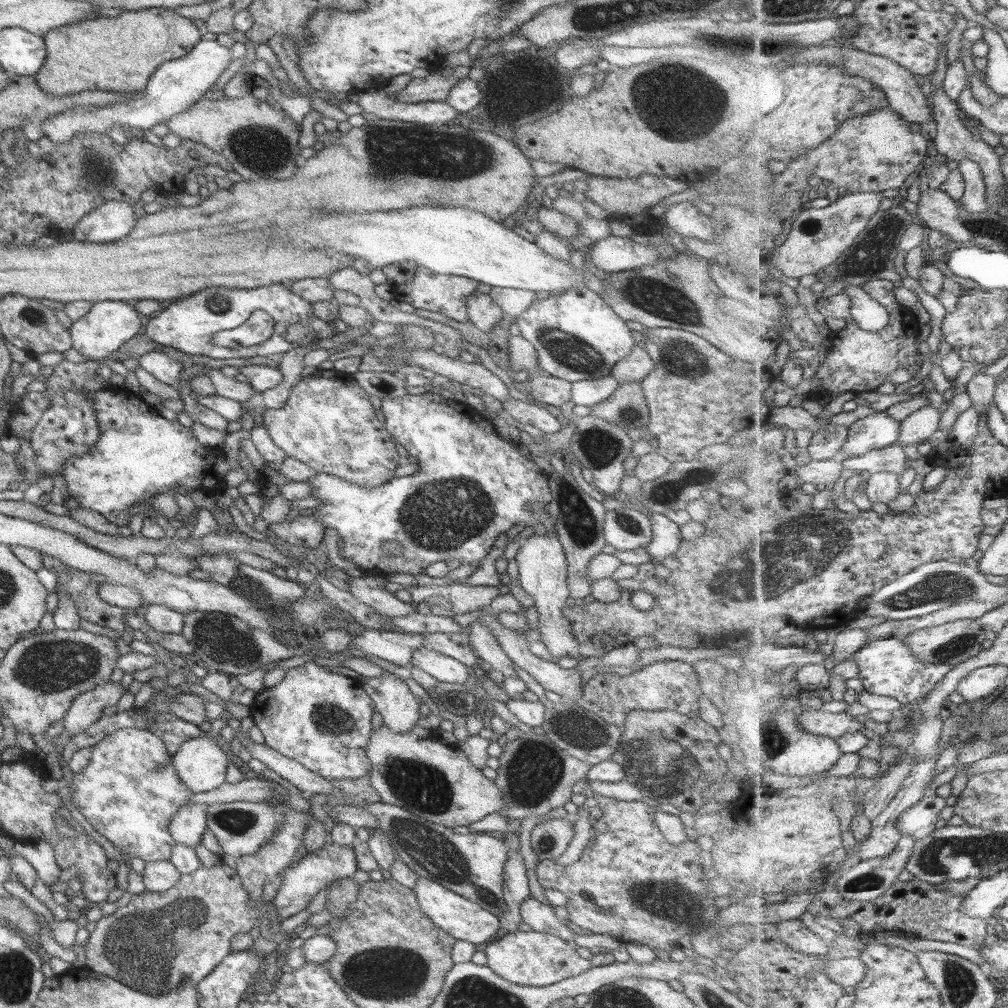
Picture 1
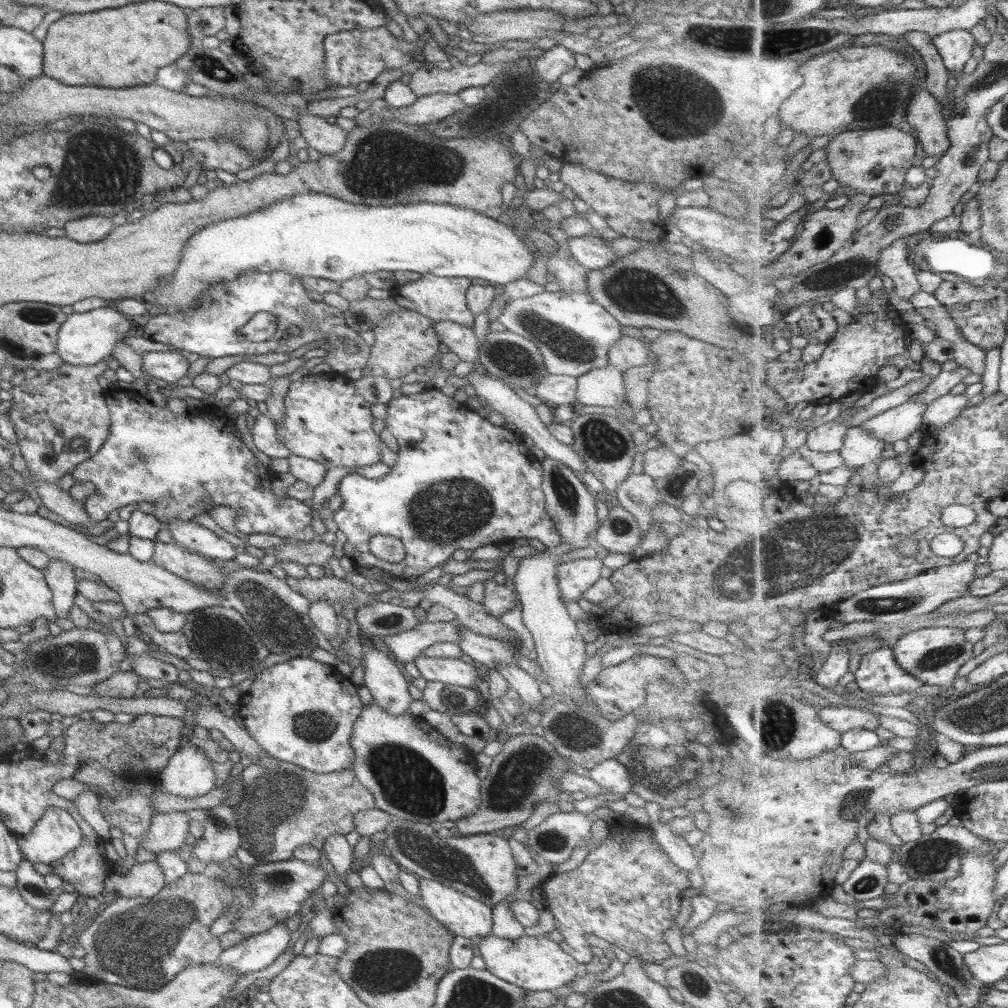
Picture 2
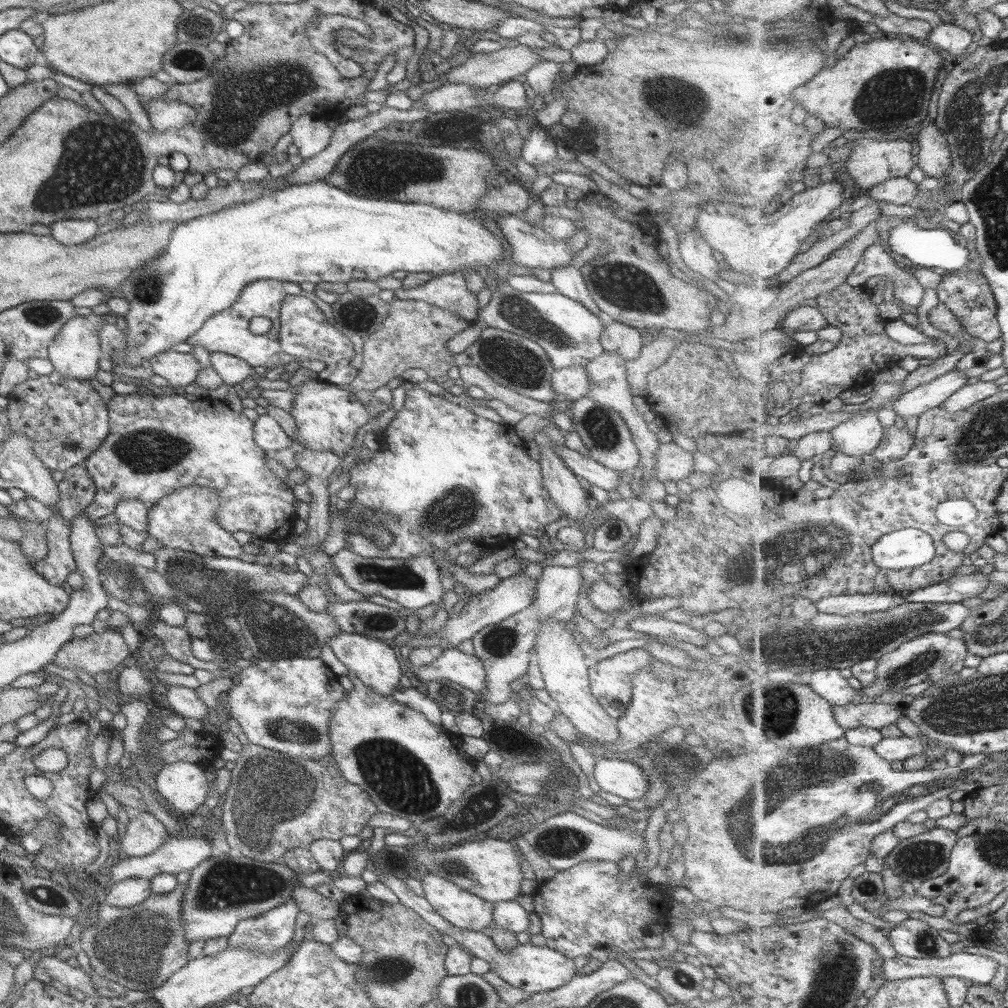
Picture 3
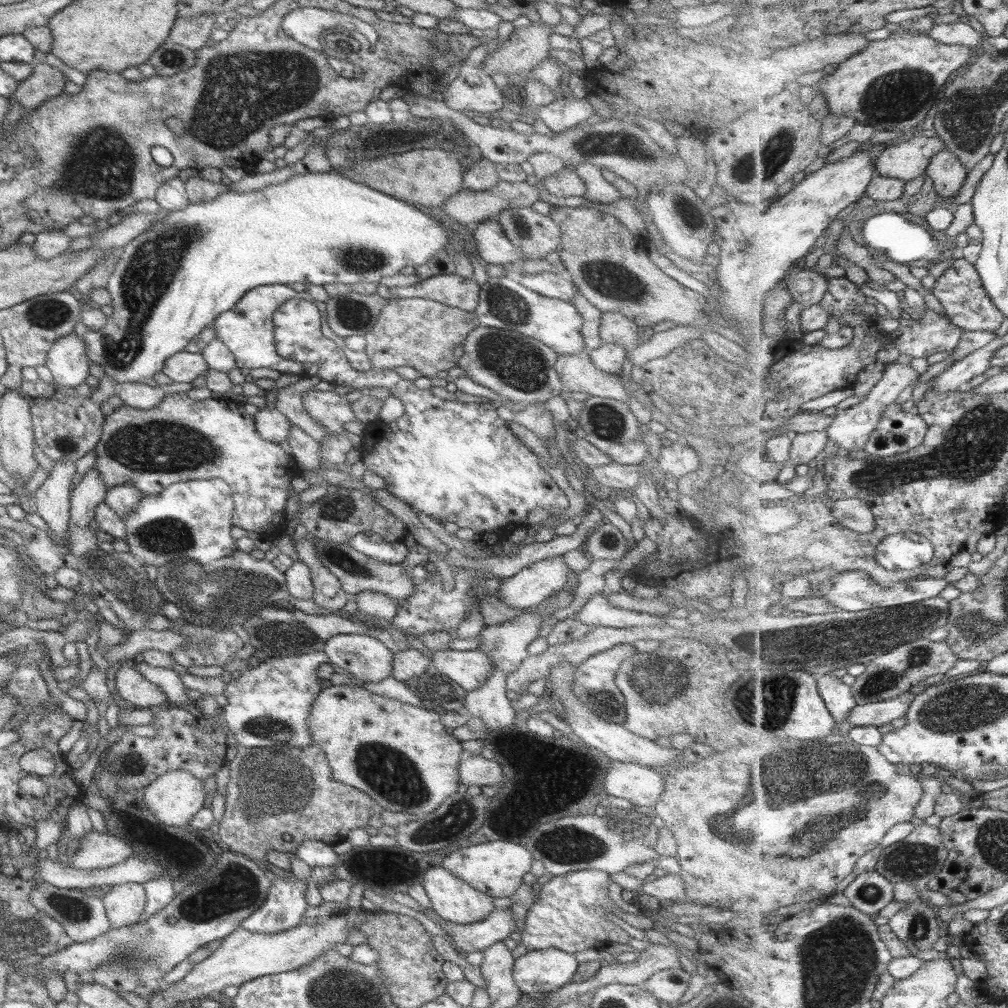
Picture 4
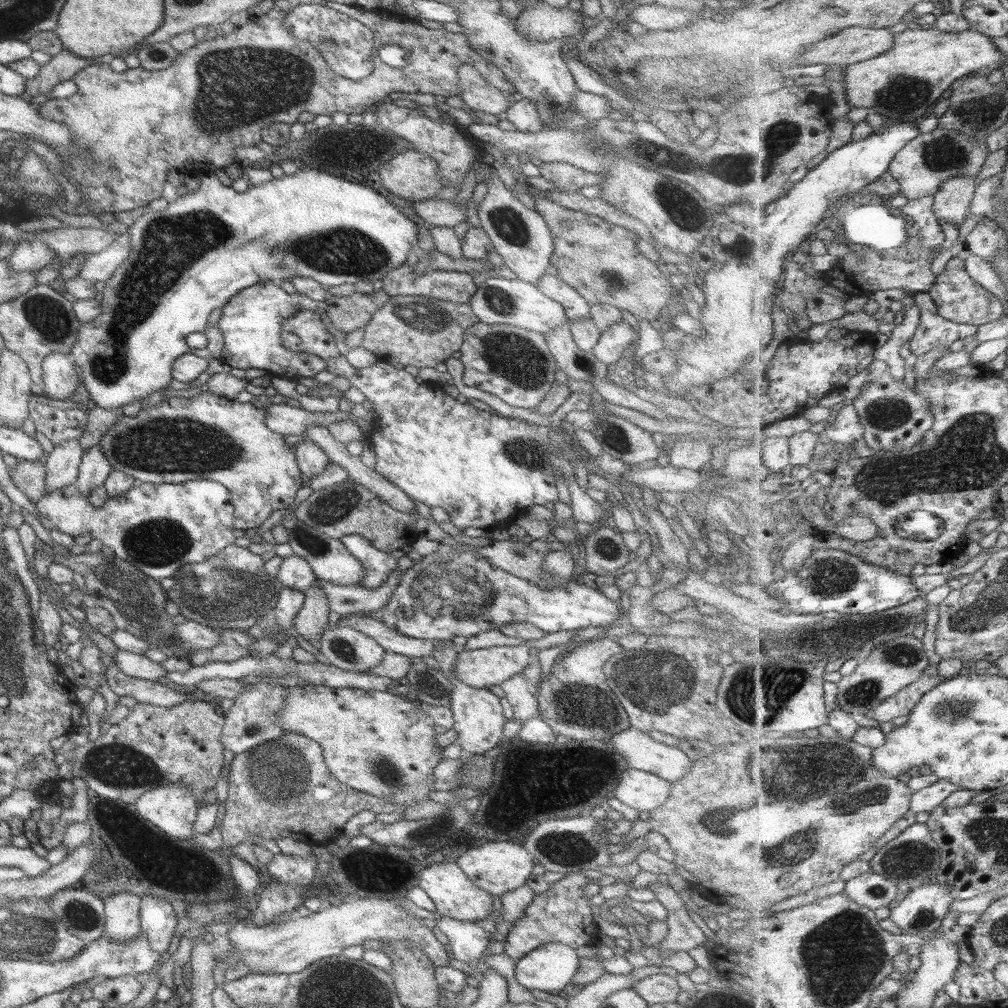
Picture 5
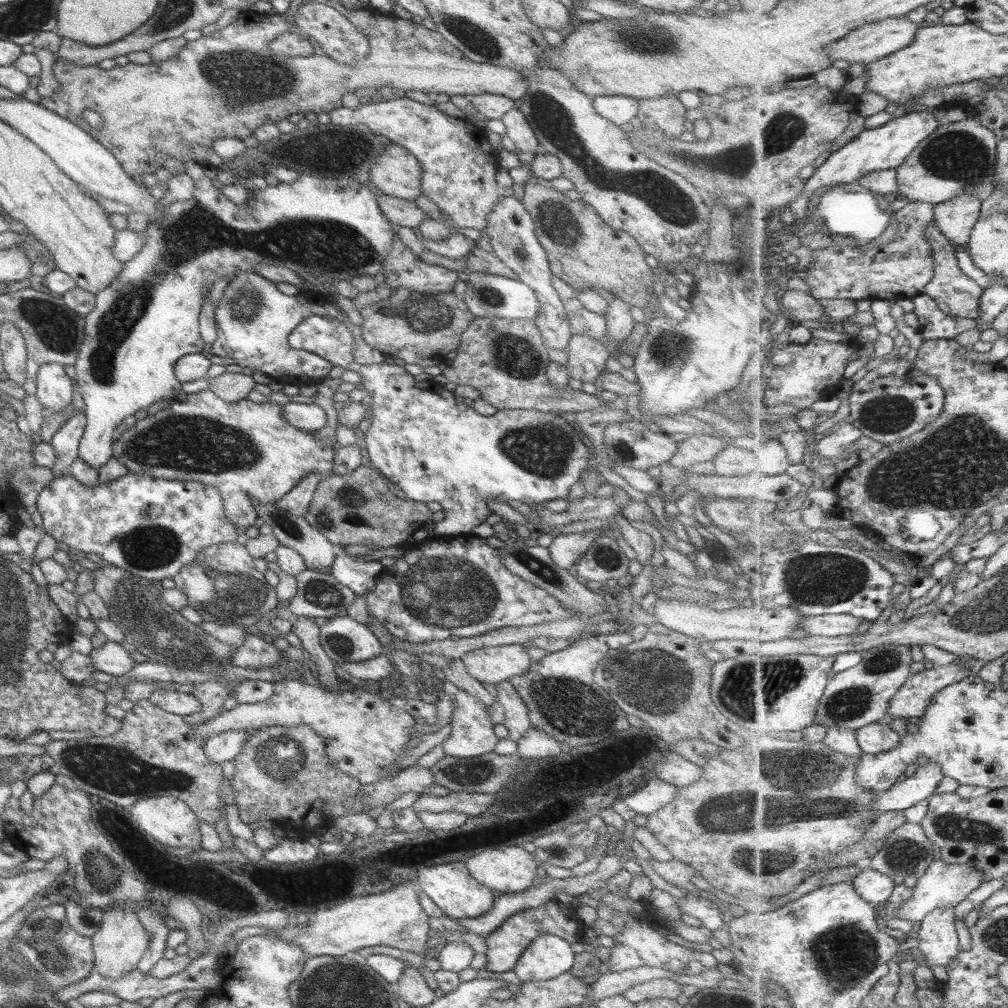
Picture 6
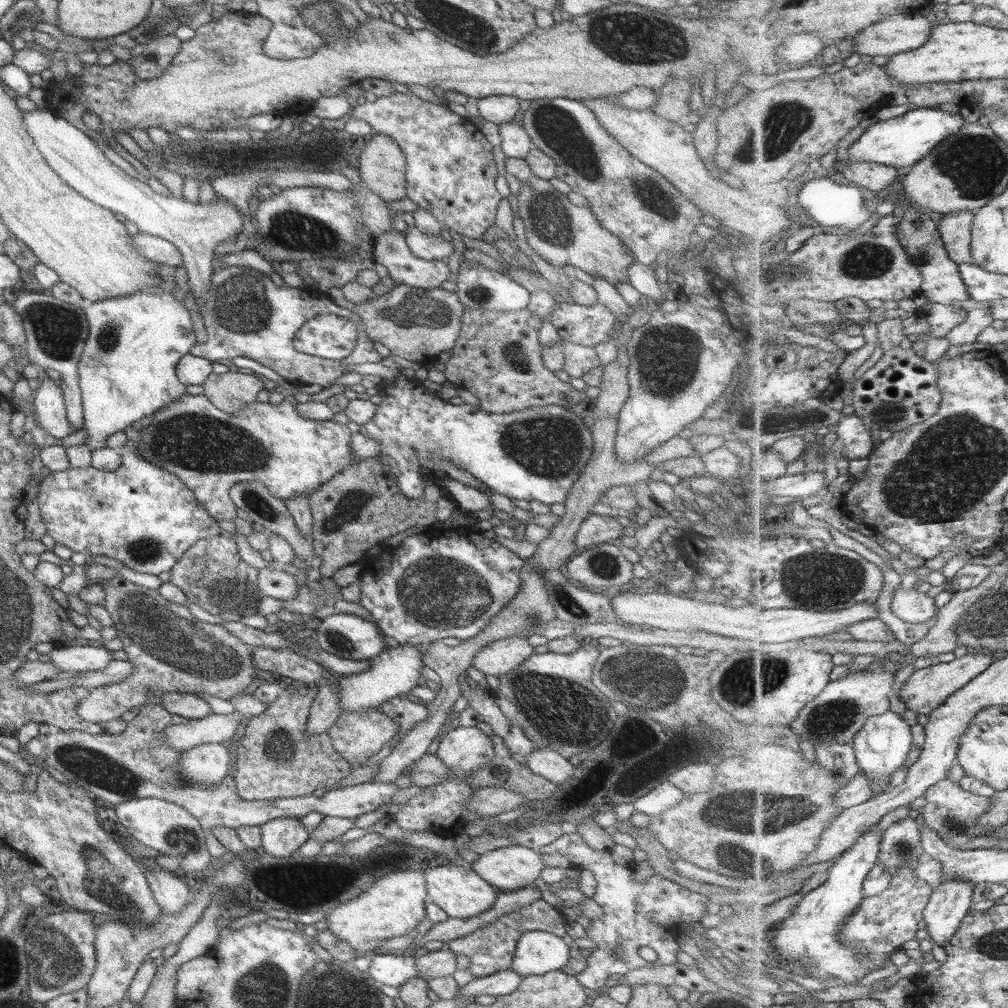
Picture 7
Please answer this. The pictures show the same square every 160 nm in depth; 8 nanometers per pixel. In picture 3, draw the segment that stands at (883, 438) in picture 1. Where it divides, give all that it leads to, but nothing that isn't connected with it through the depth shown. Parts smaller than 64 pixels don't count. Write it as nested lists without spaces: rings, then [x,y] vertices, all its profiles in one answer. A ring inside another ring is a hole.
[[[953,370],[936,378],[929,384],[923,384],[914,388],[911,392],[903,393],[891,409],[895,415],[903,420],[911,416],[920,417],[925,411],[931,410],[942,404],[961,387],[969,382],[969,377],[958,370]]]

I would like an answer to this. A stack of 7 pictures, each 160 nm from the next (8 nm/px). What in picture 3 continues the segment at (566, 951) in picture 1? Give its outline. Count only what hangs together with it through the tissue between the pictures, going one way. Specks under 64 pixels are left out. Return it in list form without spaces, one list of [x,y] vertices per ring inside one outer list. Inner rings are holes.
[[[384,872],[380,876],[380,882],[385,884],[397,897],[397,902],[418,914],[427,924],[430,924],[440,934],[449,935],[455,943],[461,945],[473,958],[481,958],[488,962],[491,972],[494,972],[503,982],[524,990],[528,995],[545,993],[563,986],[570,978],[576,975],[576,968],[571,958],[559,954],[559,951],[551,950],[545,945],[537,946],[532,943],[518,944],[507,952],[500,951],[485,932],[473,932],[471,930],[459,930],[443,920],[432,906],[423,898],[415,896],[404,883],[402,876],[395,876],[390,872]]]

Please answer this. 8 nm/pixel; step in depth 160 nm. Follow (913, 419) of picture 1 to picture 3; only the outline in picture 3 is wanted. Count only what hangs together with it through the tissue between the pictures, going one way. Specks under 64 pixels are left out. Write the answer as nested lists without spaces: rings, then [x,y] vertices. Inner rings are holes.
[[[980,380],[961,387],[942,404],[942,408],[947,412],[961,412],[977,404],[980,400],[997,394],[999,391],[999,385],[995,384],[994,381]]]

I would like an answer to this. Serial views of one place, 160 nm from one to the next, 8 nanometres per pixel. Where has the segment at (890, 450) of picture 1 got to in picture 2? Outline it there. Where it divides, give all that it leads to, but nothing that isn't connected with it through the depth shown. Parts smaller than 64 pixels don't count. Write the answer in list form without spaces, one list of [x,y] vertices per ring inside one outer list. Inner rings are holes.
[[[852,427],[847,431],[844,448],[839,451],[845,464],[857,467],[874,467],[885,450],[885,441],[879,440],[863,428]]]

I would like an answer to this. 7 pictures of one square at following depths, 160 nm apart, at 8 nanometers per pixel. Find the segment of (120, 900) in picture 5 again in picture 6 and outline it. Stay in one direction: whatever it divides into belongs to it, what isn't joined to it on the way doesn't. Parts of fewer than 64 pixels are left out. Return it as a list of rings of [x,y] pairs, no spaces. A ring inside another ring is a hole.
[[[129,906],[108,908],[106,911],[102,911],[102,922],[90,939],[93,955],[92,972],[97,972],[108,979],[114,979],[135,968],[136,962],[145,952],[150,938],[136,917],[135,908]]]

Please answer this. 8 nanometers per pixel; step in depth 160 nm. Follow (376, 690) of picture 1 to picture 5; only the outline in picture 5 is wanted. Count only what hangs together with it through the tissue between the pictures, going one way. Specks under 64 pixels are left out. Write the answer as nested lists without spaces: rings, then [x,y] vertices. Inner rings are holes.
[[[349,627],[325,629],[317,640],[318,652],[327,664],[343,671],[363,673],[375,668],[384,650],[373,639]]]

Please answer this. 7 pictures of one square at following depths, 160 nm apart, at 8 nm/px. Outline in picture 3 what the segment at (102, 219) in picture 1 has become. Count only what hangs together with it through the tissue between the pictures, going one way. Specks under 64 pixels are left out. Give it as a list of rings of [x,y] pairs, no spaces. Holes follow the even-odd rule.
[[[61,220],[49,225],[49,236],[65,246],[80,245],[98,234],[98,225],[91,220]]]

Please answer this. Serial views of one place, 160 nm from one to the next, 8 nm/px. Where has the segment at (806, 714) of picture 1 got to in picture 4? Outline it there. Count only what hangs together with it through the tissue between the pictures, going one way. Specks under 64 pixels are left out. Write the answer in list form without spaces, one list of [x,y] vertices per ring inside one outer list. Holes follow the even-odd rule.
[[[907,692],[899,697],[880,701],[871,702],[866,705],[857,705],[851,710],[848,719],[849,724],[855,726],[885,726],[891,724],[897,718],[906,716],[914,700],[913,694]]]

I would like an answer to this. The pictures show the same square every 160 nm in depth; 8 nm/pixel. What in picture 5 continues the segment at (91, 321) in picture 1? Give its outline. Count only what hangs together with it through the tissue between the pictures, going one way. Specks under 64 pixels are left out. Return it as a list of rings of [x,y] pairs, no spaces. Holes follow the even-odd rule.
[[[49,354],[40,364],[41,395],[47,400],[65,400],[79,384],[75,364],[68,354]]]

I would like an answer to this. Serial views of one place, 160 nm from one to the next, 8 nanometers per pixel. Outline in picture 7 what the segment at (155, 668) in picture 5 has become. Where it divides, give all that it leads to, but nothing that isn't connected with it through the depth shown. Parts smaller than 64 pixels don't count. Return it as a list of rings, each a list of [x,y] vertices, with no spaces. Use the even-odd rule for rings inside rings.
[[[54,646],[47,654],[49,663],[63,672],[91,672],[101,670],[113,660],[111,650],[105,646]]]

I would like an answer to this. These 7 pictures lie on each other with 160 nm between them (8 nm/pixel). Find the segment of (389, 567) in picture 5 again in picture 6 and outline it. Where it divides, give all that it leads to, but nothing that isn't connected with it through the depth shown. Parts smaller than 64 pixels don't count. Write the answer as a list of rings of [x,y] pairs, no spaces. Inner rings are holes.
[[[338,548],[329,574],[337,584],[349,588],[355,596],[363,596],[373,591],[375,578],[381,570],[382,565],[379,561],[361,562],[345,554],[342,548]]]

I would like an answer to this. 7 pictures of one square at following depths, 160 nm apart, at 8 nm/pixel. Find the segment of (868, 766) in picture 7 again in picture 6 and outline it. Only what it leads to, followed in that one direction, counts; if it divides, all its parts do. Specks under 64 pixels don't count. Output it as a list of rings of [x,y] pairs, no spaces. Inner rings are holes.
[[[871,723],[856,730],[858,743],[864,753],[881,754],[893,750],[901,742],[901,734],[886,724]]]

